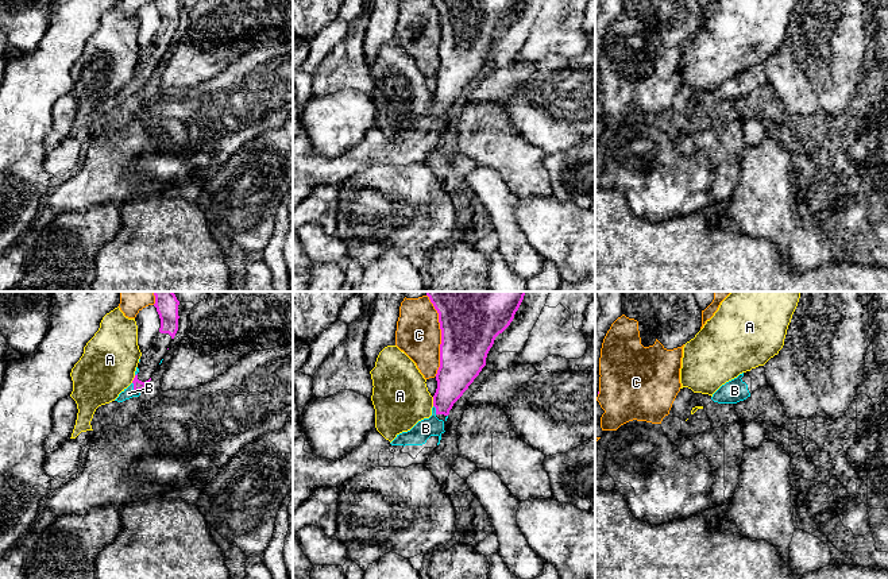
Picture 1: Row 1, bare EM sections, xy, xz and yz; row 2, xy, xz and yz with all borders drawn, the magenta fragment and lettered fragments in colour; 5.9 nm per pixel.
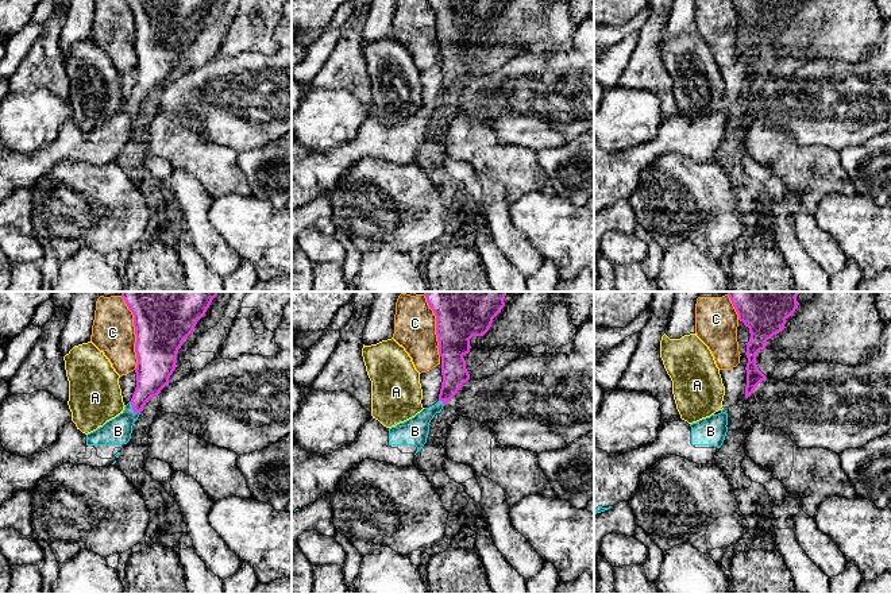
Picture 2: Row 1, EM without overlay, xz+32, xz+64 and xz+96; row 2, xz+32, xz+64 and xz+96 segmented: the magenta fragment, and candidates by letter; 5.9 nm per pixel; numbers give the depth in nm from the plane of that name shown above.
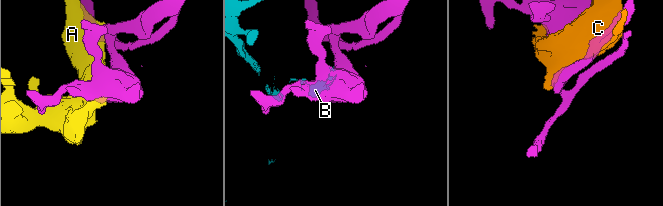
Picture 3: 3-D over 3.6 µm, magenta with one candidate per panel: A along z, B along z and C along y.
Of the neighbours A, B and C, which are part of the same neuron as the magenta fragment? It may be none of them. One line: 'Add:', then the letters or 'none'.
Add: B

